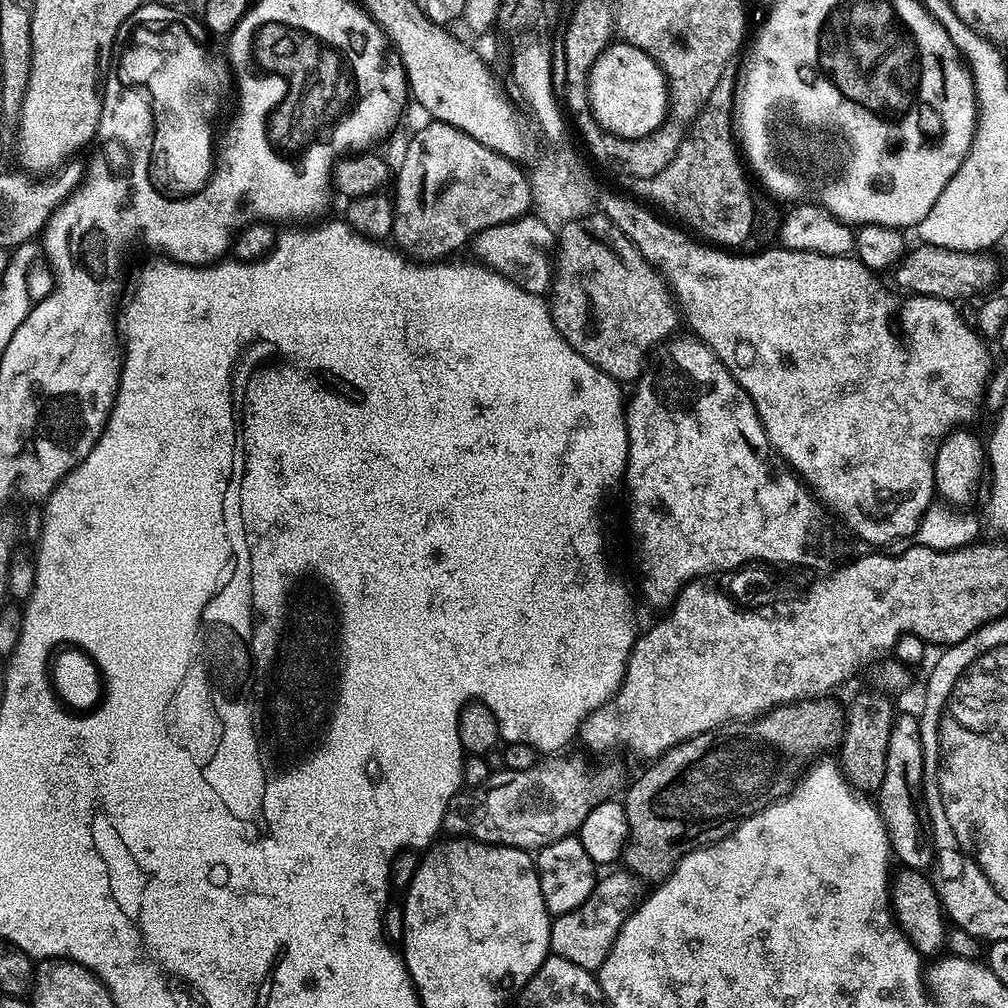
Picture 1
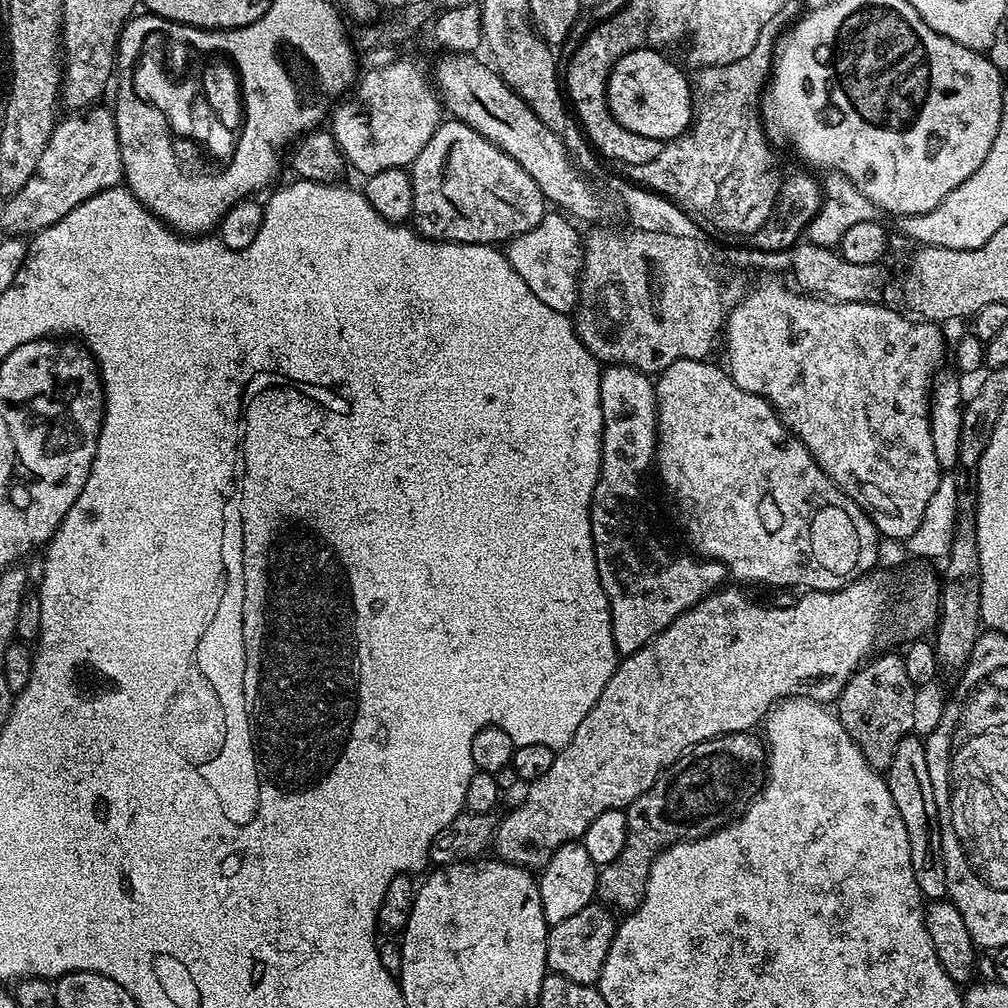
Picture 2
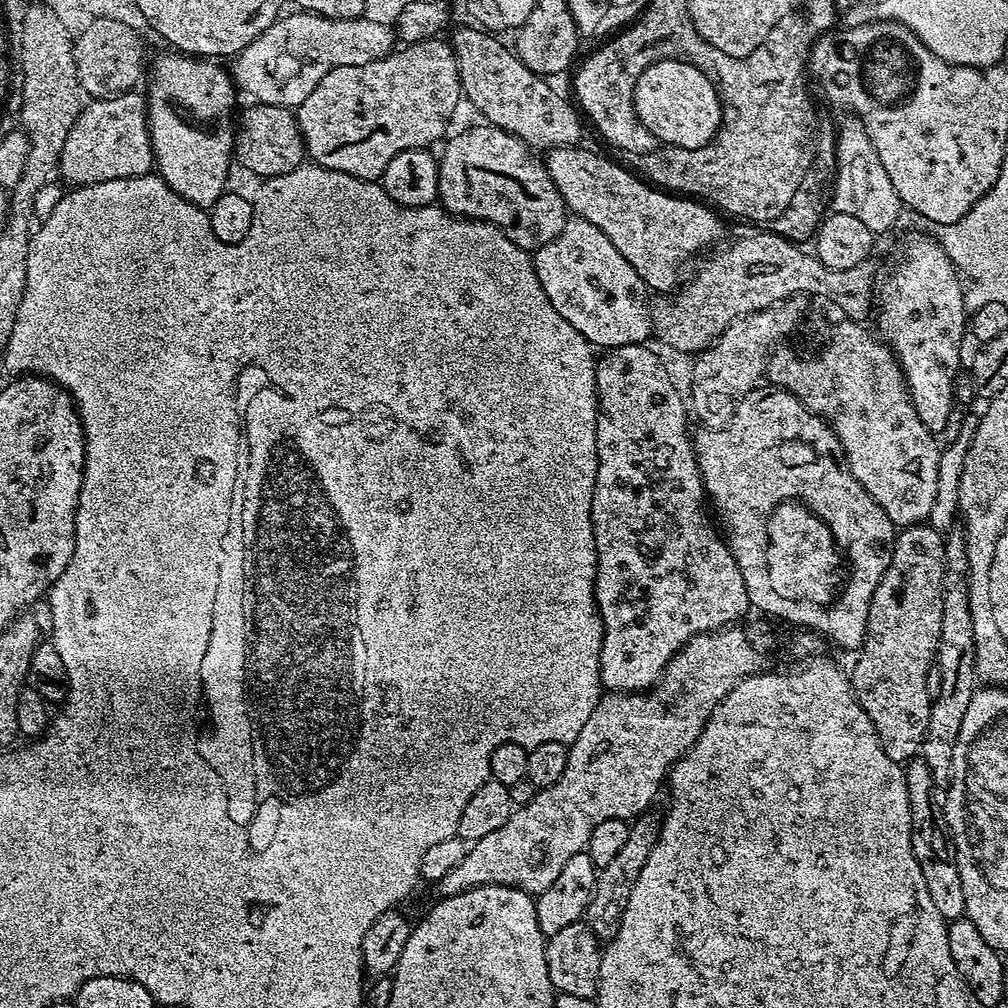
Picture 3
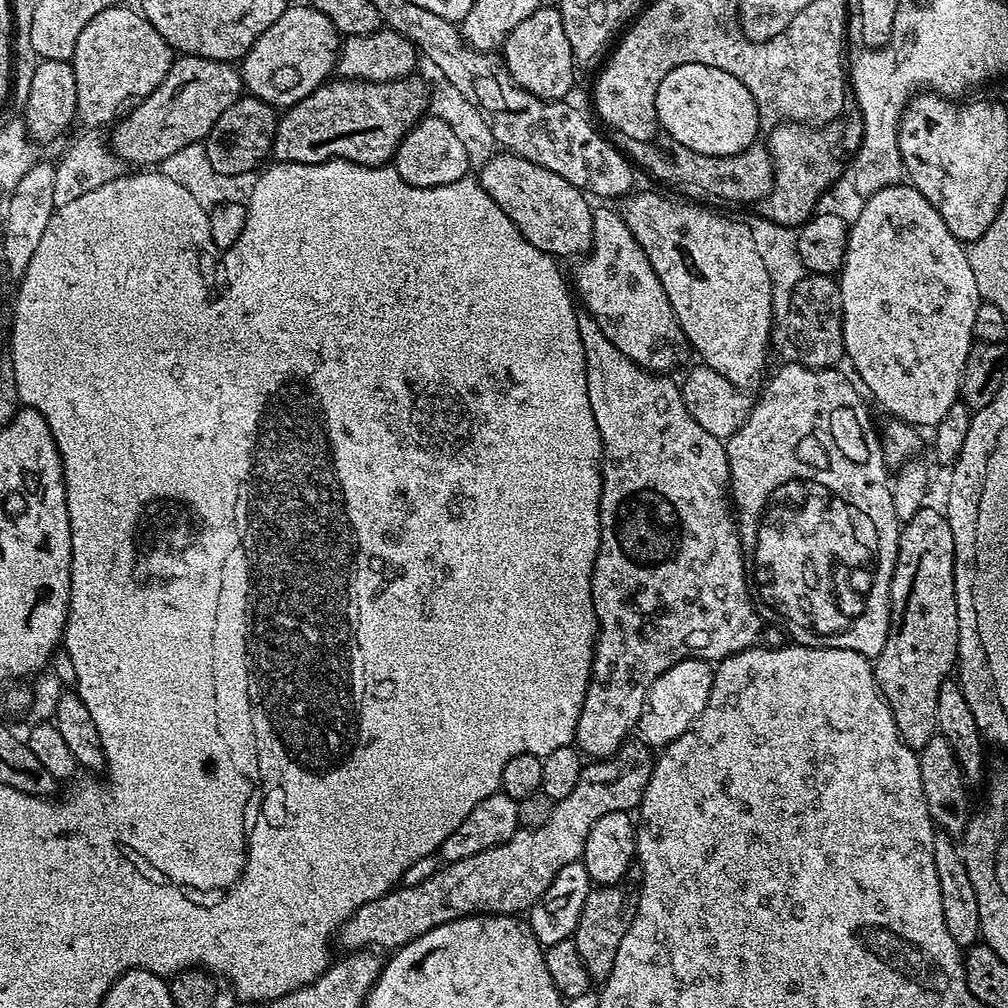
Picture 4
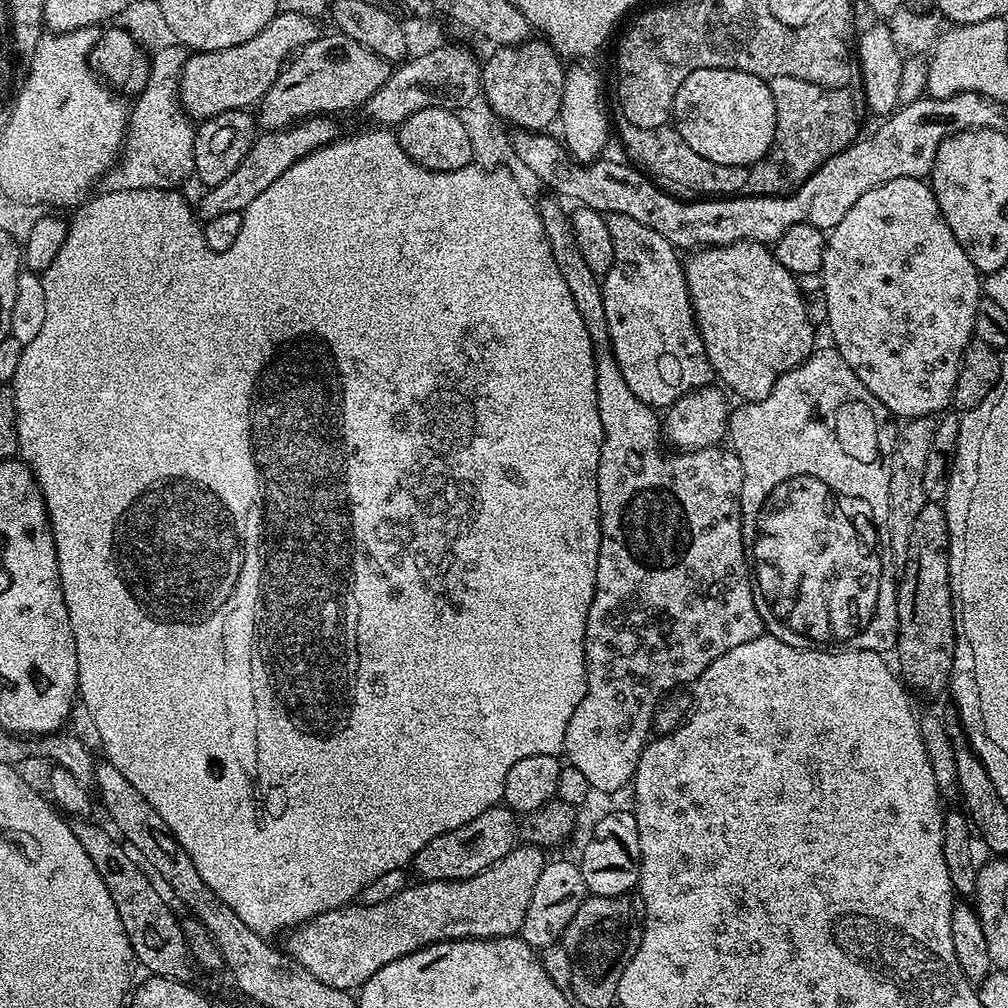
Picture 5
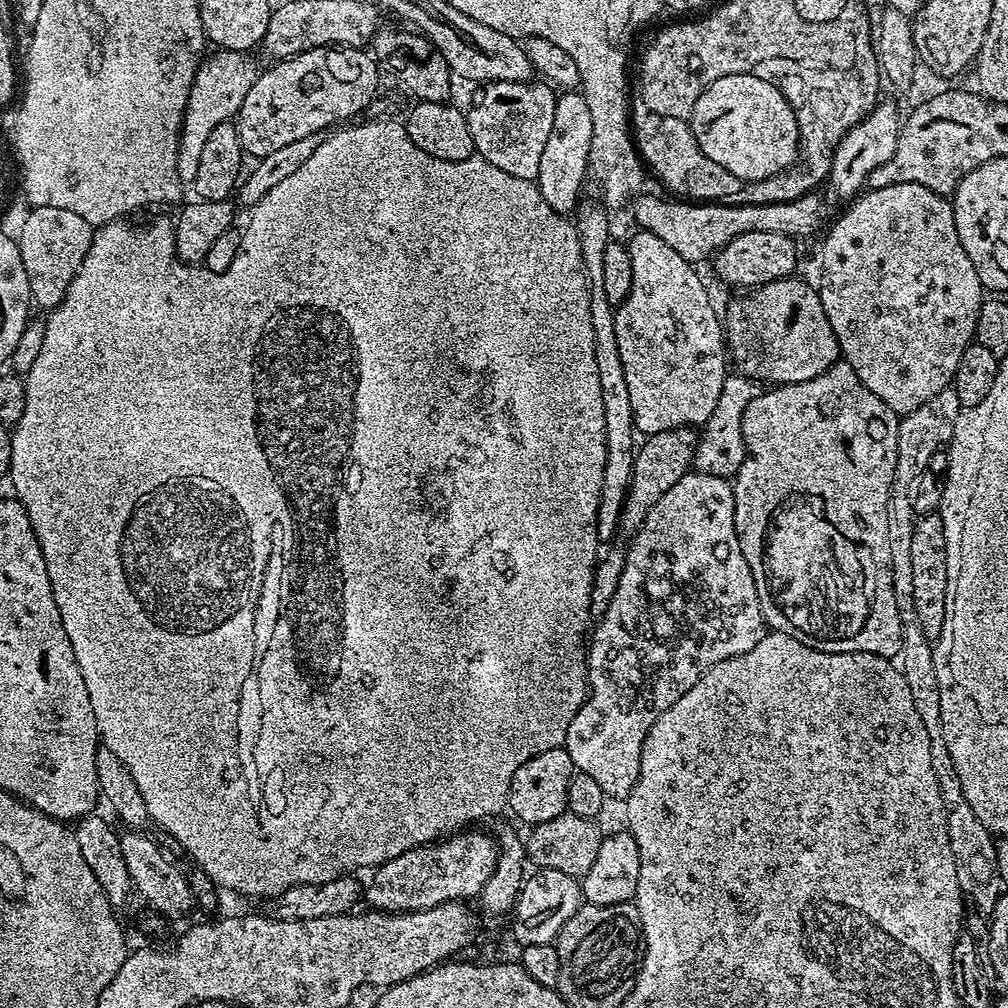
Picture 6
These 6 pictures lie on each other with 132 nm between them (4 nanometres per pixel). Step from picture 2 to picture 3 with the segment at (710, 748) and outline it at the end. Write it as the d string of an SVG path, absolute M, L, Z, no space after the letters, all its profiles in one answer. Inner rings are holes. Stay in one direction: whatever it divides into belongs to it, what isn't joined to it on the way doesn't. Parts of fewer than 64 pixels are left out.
M652 814L637 816L628 826L628 837L622 845L618 858L612 859L610 866L599 869L596 877L596 889L586 913L586 922L590 930L602 942L607 942L618 934L619 918L624 912L626 902L630 898L630 890L634 890L634 882L638 882L638 874L642 866L646 866L646 858L650 858L650 850L654 850L654 842L660 833L661 821Z

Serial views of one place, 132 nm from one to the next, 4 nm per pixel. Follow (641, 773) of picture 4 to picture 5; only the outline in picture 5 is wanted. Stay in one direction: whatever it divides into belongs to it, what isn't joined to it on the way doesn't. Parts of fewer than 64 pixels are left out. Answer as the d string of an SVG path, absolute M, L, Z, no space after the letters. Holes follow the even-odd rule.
M521 843L512 848L506 858L482 870L482 874L474 874L474 878L416 882L394 894L394 898L378 902L378 906L356 902L335 908L291 929L287 933L287 955L310 970L318 982L356 990L371 976L378 974L382 966L431 944L515 936L526 918L534 885L545 863L545 849Z

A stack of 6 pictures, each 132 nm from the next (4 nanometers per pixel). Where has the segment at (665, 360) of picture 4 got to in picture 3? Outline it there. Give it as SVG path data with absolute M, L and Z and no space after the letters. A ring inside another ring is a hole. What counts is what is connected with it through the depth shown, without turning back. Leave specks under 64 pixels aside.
M569 215L562 230L531 253L532 265L550 298L550 306L570 322L574 330L600 350L643 344L653 335L649 301L644 301L644 280L618 254L614 242L586 218Z

